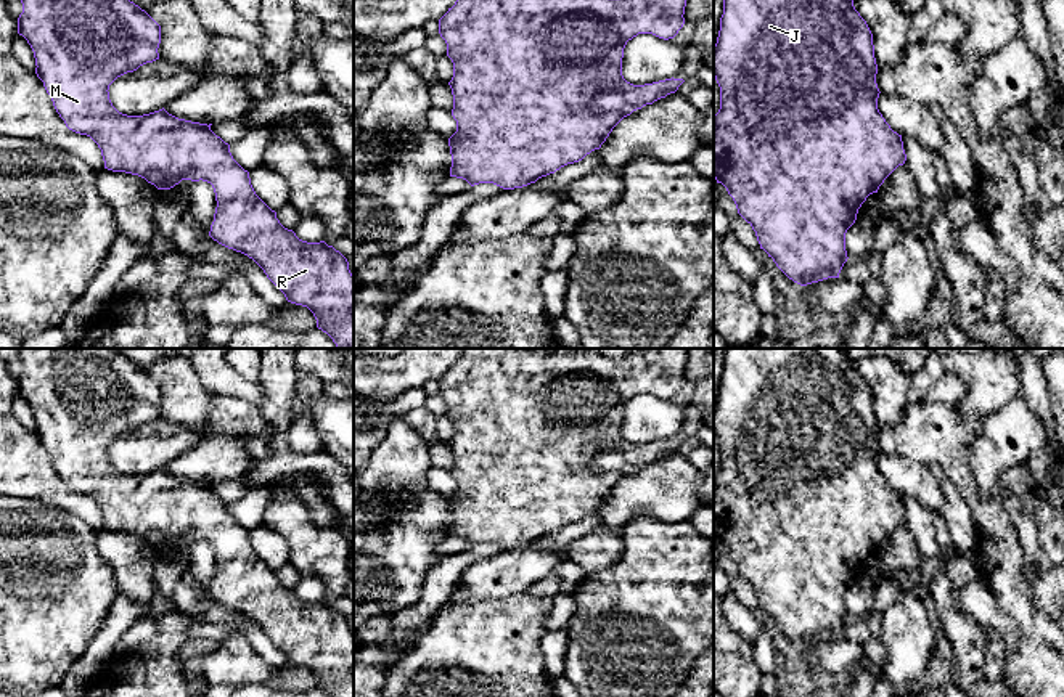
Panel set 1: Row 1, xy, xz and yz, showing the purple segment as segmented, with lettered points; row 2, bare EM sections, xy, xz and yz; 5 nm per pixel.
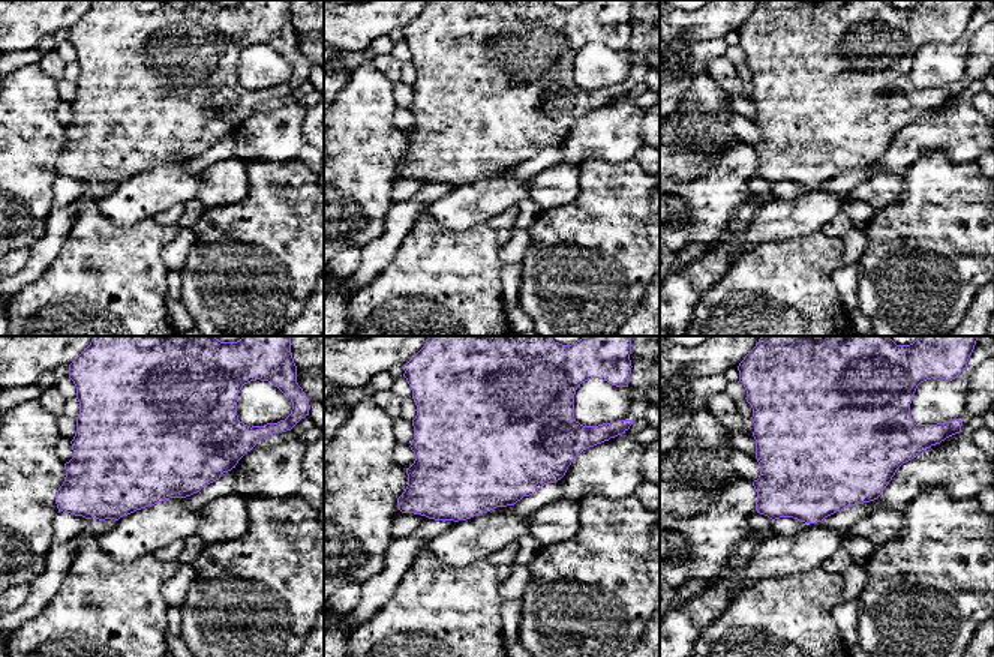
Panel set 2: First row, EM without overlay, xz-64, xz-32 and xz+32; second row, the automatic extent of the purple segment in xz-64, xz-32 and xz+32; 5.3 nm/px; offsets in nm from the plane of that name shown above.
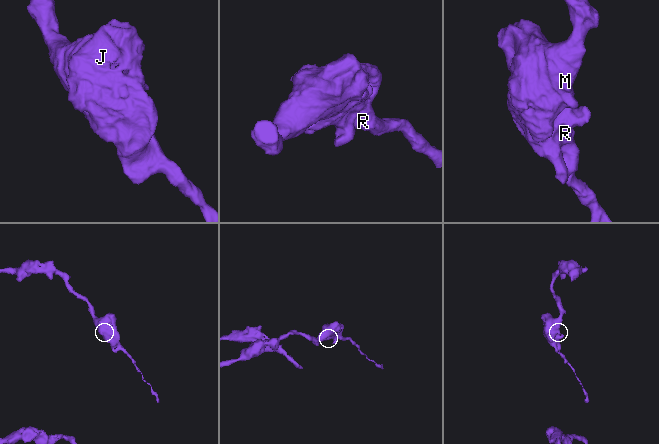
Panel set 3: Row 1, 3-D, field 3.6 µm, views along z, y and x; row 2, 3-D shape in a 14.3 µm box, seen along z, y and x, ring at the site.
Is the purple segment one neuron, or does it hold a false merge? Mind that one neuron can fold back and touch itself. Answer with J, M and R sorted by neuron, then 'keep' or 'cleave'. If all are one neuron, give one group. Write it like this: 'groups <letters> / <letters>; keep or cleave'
groups J M R; keep

